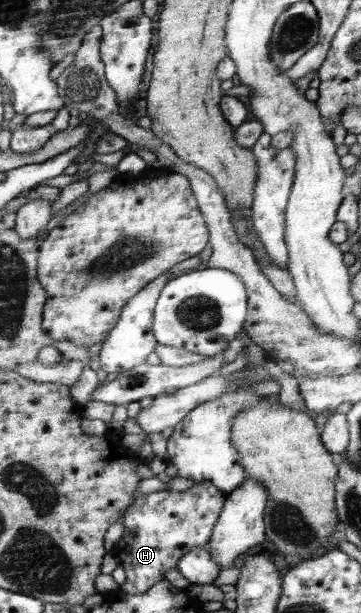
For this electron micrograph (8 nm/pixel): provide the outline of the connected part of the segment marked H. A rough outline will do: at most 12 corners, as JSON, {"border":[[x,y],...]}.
{"border":[[210,482],[137,496],[111,554],[142,595],[206,548],[225,496]]}

